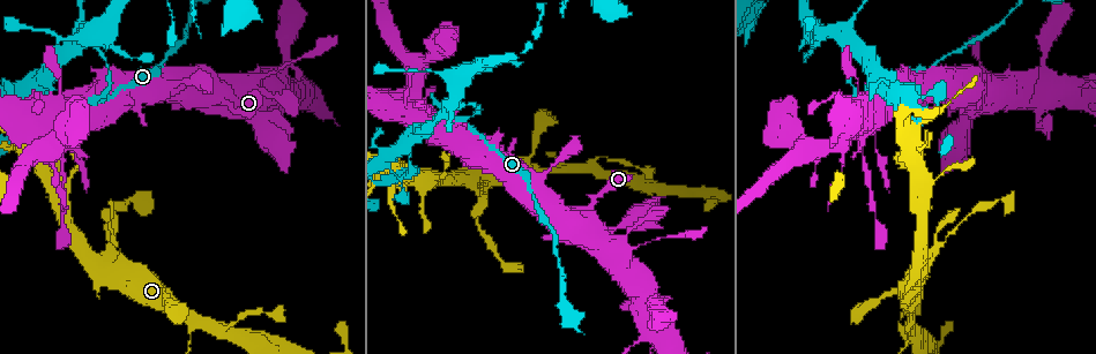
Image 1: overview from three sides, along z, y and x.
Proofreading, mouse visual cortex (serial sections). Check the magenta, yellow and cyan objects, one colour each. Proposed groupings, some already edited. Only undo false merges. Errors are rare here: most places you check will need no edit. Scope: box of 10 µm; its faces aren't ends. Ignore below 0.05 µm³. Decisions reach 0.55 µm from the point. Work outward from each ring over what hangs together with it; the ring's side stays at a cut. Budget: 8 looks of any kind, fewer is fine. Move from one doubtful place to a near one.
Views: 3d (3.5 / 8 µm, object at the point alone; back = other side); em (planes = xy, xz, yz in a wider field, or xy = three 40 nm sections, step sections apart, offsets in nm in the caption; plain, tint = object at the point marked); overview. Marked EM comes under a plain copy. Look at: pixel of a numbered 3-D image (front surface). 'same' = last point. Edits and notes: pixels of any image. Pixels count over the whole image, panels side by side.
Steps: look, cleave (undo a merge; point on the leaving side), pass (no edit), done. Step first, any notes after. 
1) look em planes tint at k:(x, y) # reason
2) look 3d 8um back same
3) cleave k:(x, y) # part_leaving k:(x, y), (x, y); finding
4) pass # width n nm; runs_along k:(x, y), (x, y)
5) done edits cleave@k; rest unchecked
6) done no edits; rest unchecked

look 3d 3.5um at 1:(924, 273) # side arm on a straight run

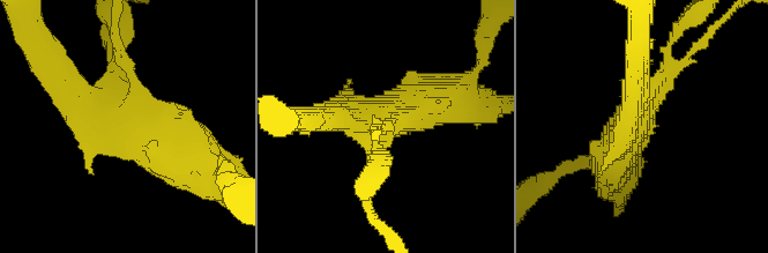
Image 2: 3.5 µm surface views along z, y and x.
look em xy step 3 tint at 2:(131, 118)

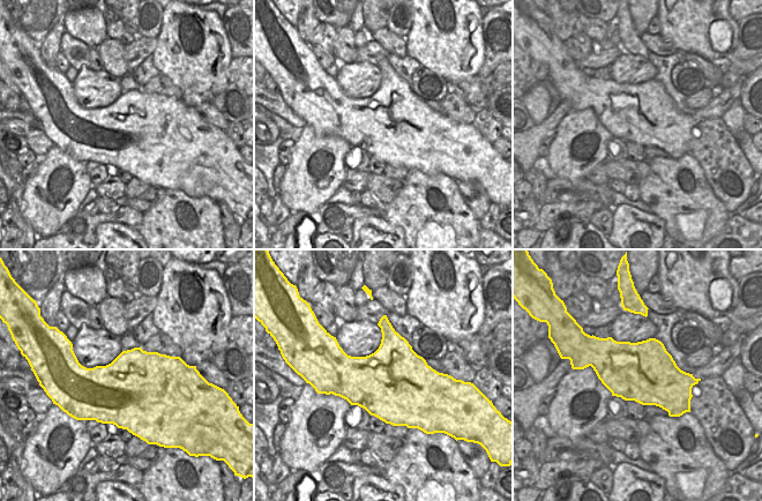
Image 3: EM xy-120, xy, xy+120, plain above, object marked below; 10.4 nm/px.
look em xy step 5 tint same # another direction

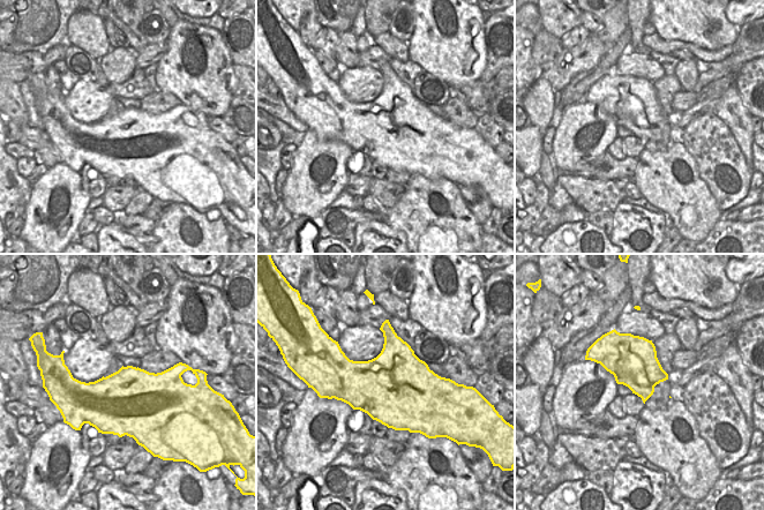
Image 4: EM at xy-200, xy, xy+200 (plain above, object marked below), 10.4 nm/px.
pass # runs_along 2:(191, 156), (66, 77); continuous, no second cell

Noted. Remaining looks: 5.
look 3d 8um back at 1:(911, 315) # thin arm on a thick one

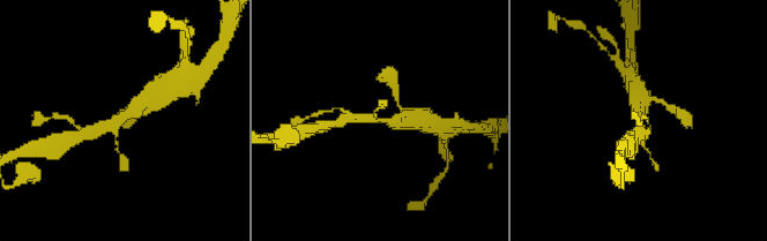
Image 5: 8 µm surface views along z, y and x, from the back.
look 3d 3.5um same

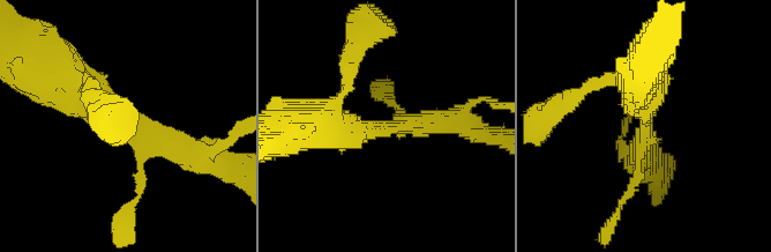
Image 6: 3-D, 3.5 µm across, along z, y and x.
look em xy step 2 tint at 6:(384, 128) # arms 3; arm_widths 100, 300, 400 nm

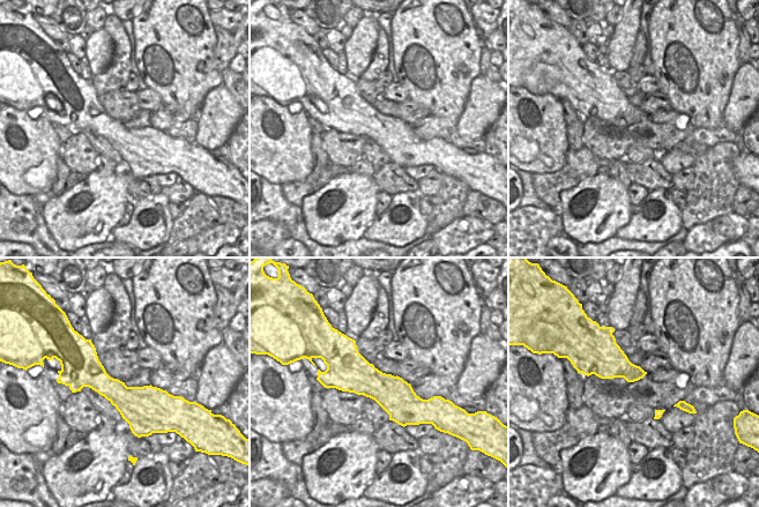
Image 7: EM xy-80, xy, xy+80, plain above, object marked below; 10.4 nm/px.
pass # runs_along 6:(62, 76), (112, 116), (194, 155); continuous, no second cell

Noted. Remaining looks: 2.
look 3d 8um at 1:(468, 118) # sharp bend

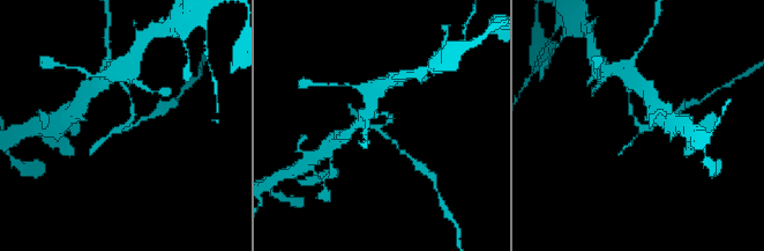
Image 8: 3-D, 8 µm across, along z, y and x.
look 3d 3.5um same

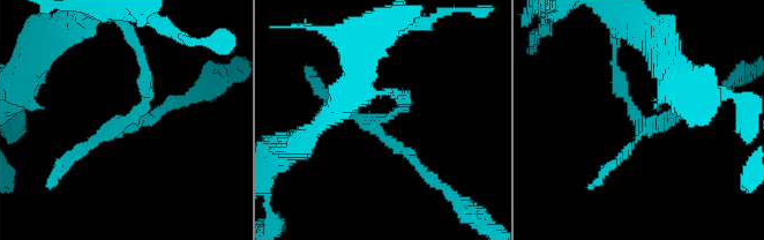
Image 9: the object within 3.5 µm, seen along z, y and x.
cleave 9:(145, 99) # a second cell is stuck on

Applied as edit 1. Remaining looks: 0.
done edits cleave@9; rest unchecked

